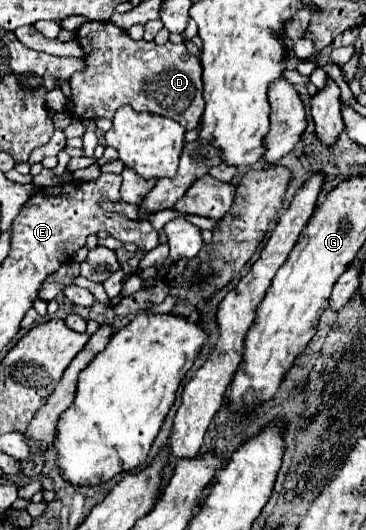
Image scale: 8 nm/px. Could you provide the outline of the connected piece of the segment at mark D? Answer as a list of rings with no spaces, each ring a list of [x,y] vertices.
[[[86,22],[76,30],[76,38],[84,50],[84,58],[88,62],[88,68],[76,76],[70,78],[72,98],[68,104],[68,110],[76,114],[76,118],[98,118],[106,116],[112,118],[114,112],[120,106],[132,106],[138,112],[152,112],[168,118],[176,118],[184,126],[184,130],[194,130],[202,118],[204,112],[204,84],[202,84],[202,68],[200,60],[192,54],[188,54],[184,42],[174,44],[166,42],[164,46],[156,46],[154,42],[146,40],[132,40],[126,30],[114,26],[112,22]]]

